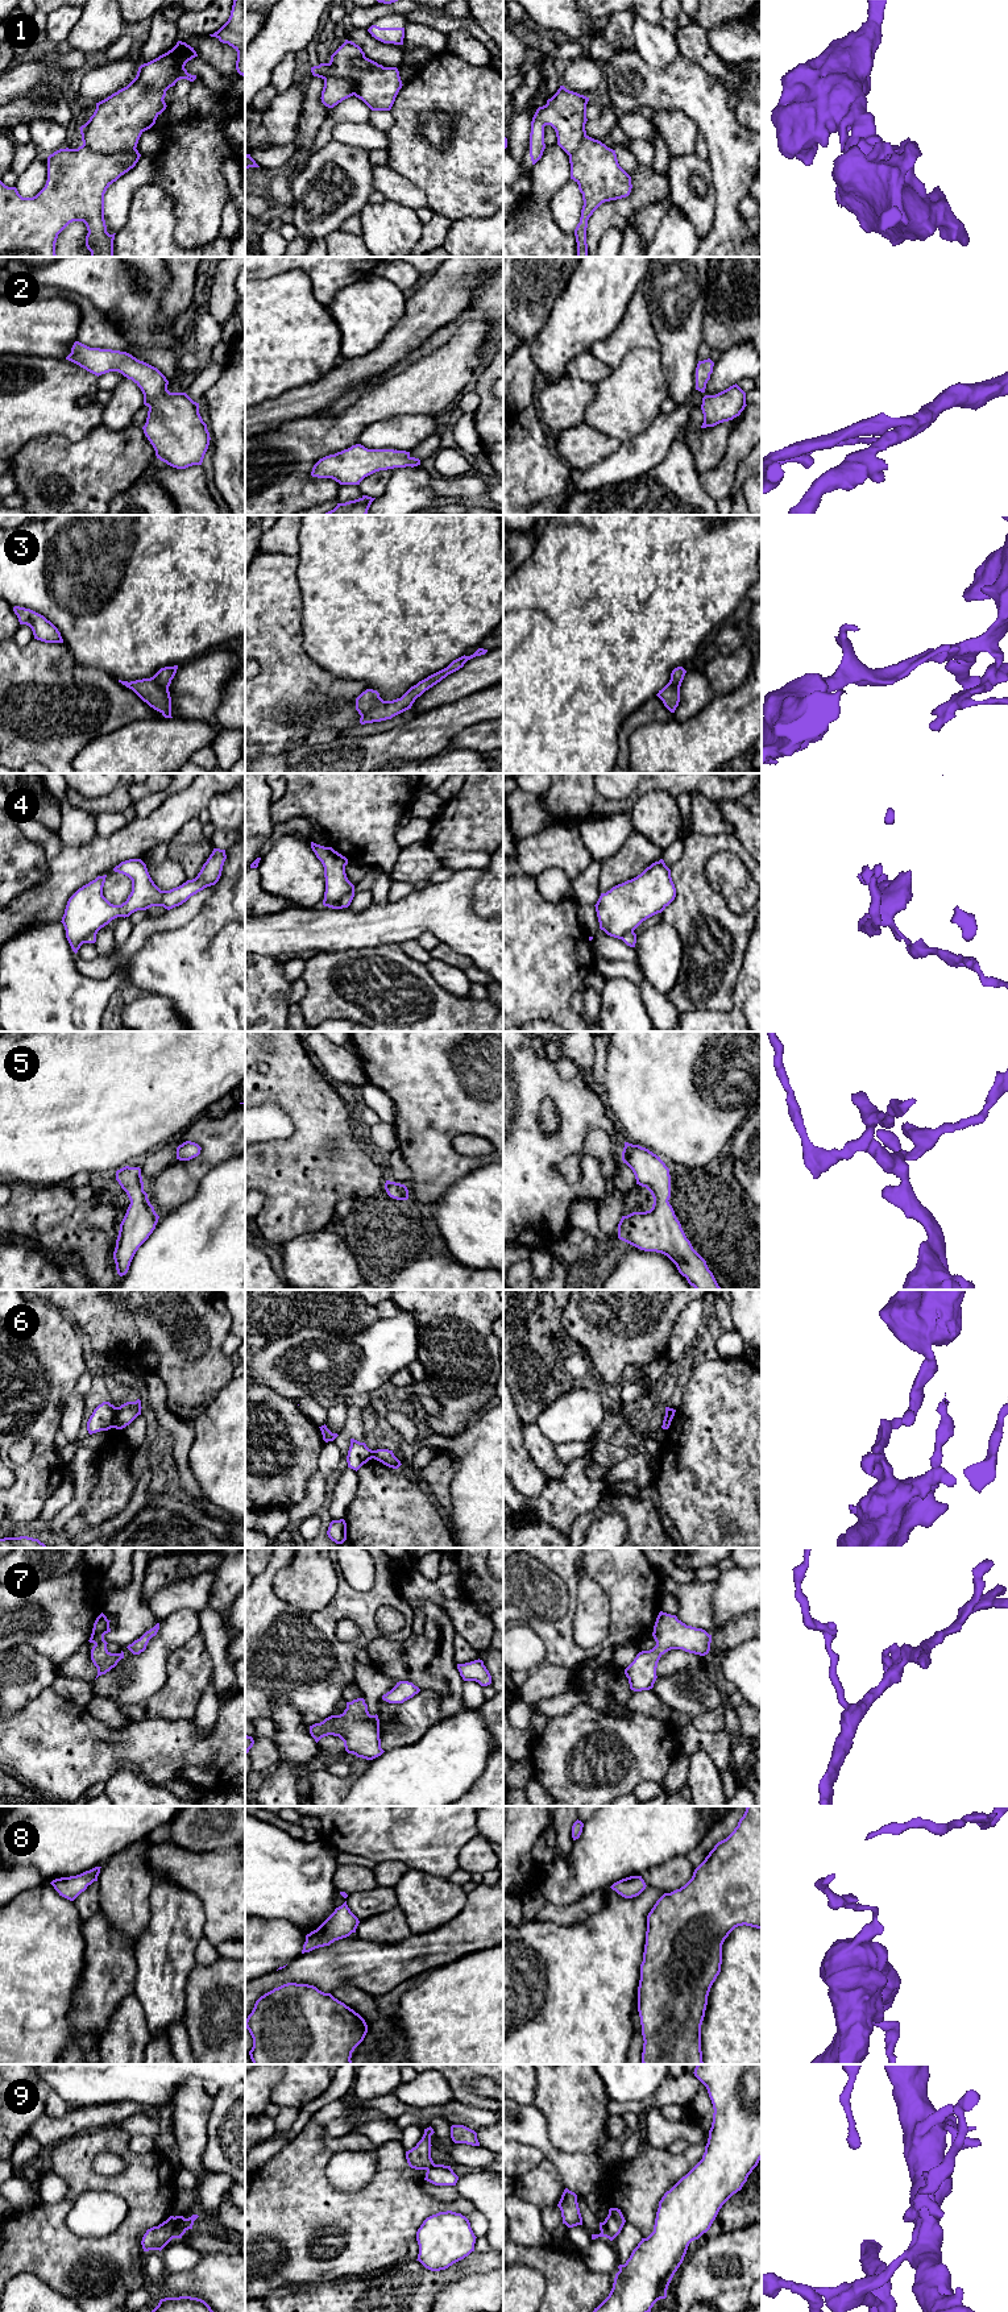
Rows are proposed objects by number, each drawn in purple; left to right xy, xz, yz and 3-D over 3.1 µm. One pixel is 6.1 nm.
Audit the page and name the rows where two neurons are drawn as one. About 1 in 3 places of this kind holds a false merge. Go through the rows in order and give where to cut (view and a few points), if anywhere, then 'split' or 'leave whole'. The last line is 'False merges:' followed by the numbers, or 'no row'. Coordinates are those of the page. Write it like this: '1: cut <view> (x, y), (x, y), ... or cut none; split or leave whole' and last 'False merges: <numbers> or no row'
1: cut xy (83, 144), (100, 153), (120, 153), (135, 149); split
2: cut none; leave whole
3: cut none; leave whole
4: cut xz (353, 891), (347, 893), (332, 908); split
5: cut none; leave whole
6: cut xy (116, 1407), (112, 1427); split
7: cut none; leave whole
8: cut none; leave whole
9: cut xy (166, 2220), (174, 2237); split
False merges: 1, 4, 6, 9

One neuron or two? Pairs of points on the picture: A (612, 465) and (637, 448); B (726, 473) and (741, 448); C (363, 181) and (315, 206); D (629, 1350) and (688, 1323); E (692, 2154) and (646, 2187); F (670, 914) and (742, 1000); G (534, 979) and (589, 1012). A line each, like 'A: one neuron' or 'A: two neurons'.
A: one neuron
B: one neuron
C: one neuron
D: two neurons
E: one neuron
F: two neurons
G: two neurons

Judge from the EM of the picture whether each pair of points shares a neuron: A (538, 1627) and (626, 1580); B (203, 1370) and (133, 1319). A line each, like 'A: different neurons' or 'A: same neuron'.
A: same neuron
B: same neuron

